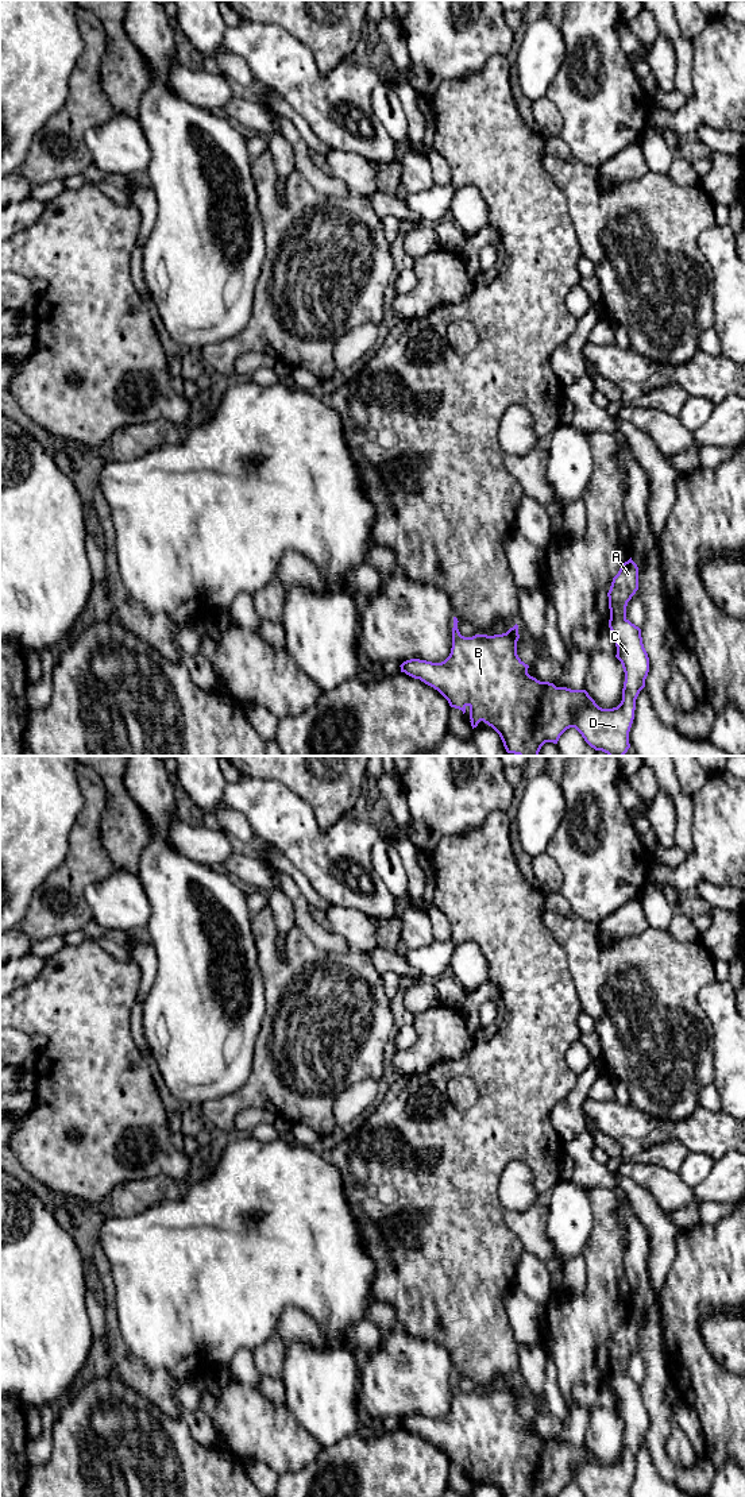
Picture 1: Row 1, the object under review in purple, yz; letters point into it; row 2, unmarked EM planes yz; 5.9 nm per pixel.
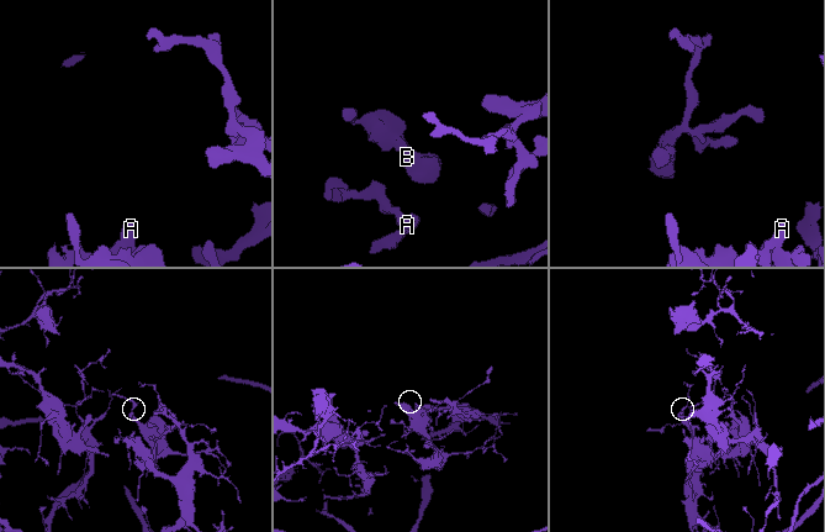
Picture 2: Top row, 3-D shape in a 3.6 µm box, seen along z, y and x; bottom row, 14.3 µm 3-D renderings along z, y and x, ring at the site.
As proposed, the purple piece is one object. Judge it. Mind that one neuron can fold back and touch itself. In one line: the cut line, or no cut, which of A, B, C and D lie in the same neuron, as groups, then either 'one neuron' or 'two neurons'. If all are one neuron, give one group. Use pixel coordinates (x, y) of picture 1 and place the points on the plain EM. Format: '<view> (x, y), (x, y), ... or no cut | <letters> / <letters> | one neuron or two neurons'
yz (625, 1373), (610, 1376) | A / B C D | two neurons

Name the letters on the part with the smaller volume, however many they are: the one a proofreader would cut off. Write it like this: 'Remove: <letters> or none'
Remove: A

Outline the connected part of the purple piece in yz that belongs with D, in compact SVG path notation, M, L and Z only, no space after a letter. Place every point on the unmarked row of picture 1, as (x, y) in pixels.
M453 1373L452 1404L444 1417L410 1415L399 1423L401 1428L437 1446L451 1463L464 1470L468 1462L472 1485L483 1477L499 1490L502 1497L559 1497L570 1484L575 1484L584 1497L629 1497L636 1455L645 1443L649 1428L649 1413L642 1400L641 1385L629 1376L609 1376L617 1403L615 1413L625 1428L622 1457L613 1465L599 1463L586 1446L556 1443L553 1439L530 1432L529 1421L517 1411L520 1394L517 1380L502 1390L464 1393L458 1385L458 1378Z

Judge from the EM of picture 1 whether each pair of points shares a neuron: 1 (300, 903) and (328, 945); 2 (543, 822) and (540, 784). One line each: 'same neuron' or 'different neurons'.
1: same neuron
2: same neuron

